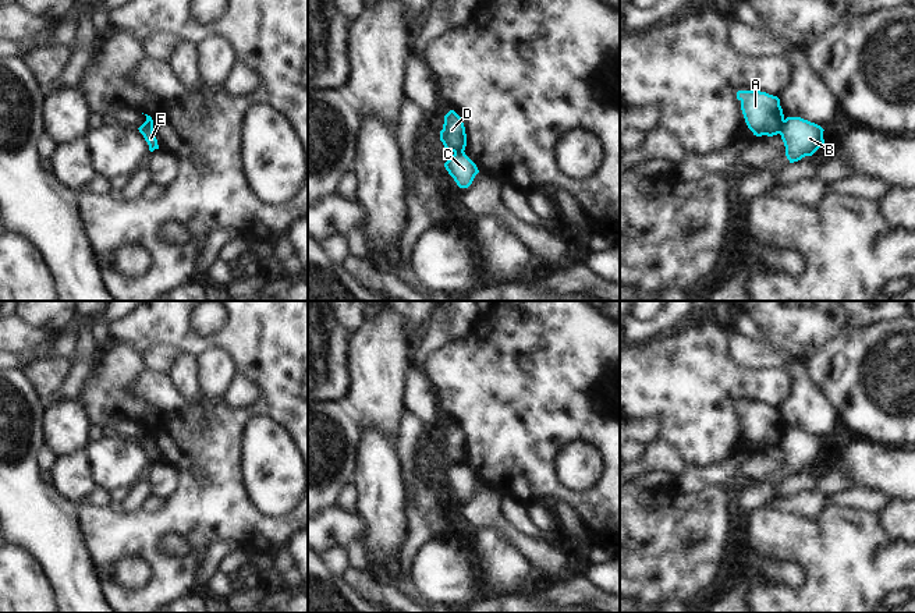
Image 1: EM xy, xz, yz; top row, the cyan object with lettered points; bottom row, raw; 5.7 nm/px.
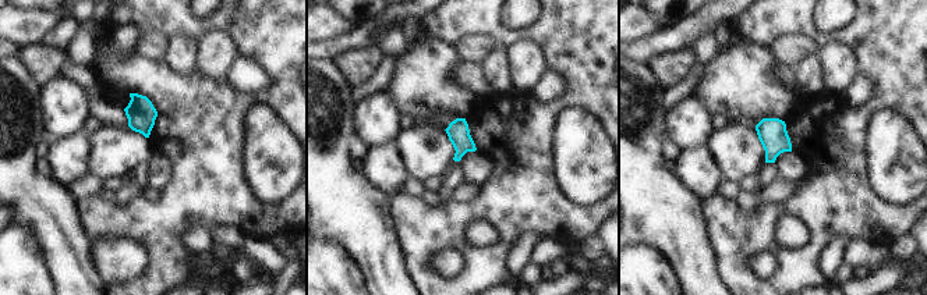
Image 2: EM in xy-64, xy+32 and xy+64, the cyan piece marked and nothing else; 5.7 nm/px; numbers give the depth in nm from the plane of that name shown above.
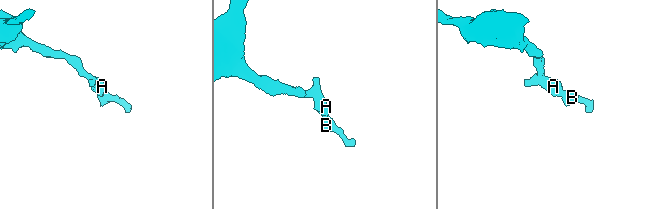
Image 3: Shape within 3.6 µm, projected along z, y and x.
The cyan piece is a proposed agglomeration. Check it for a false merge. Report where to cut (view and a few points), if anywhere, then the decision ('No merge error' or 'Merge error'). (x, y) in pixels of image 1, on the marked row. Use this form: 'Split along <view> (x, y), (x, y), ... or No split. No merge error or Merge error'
Split along yz (784, 120), (779, 133). Merge error

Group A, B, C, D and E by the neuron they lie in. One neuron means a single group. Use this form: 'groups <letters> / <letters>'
groups A D / B C E

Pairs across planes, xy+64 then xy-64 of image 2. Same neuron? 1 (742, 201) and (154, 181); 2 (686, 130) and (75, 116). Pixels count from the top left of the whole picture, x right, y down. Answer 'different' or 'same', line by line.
1: different
2: same

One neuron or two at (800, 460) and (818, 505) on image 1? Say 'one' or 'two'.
two

